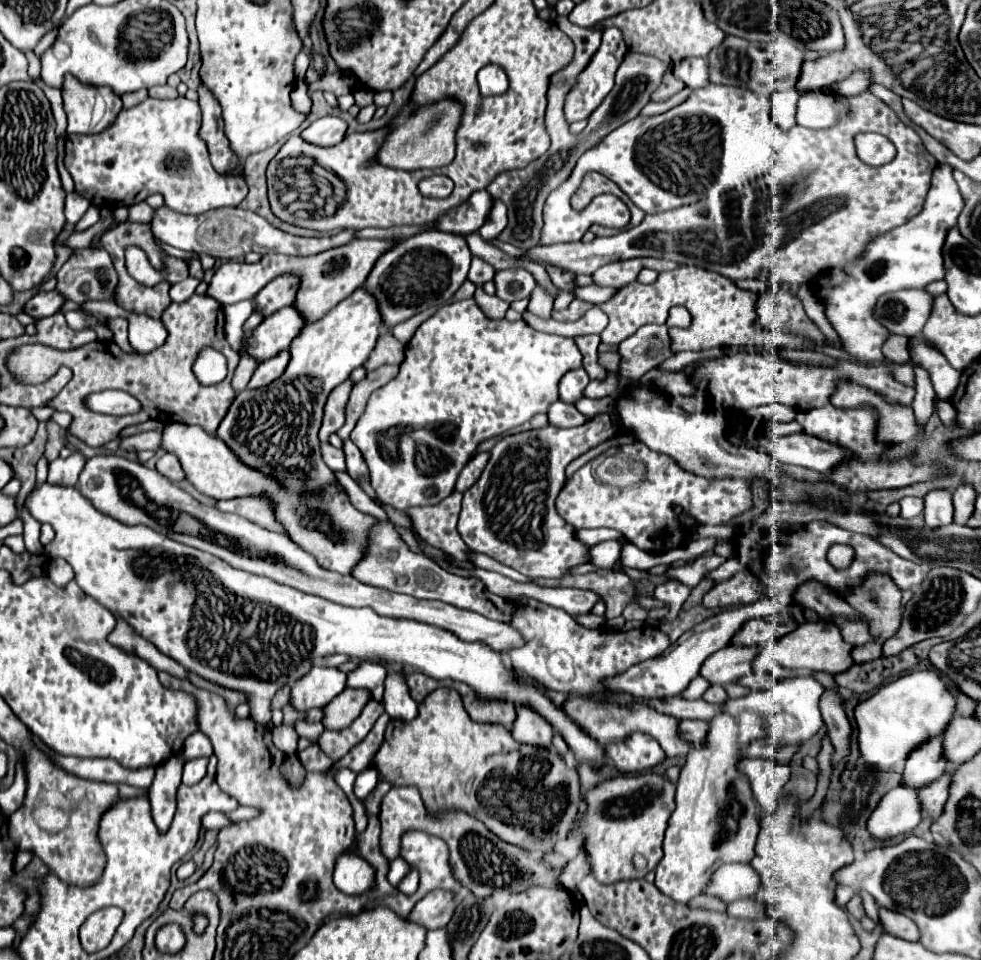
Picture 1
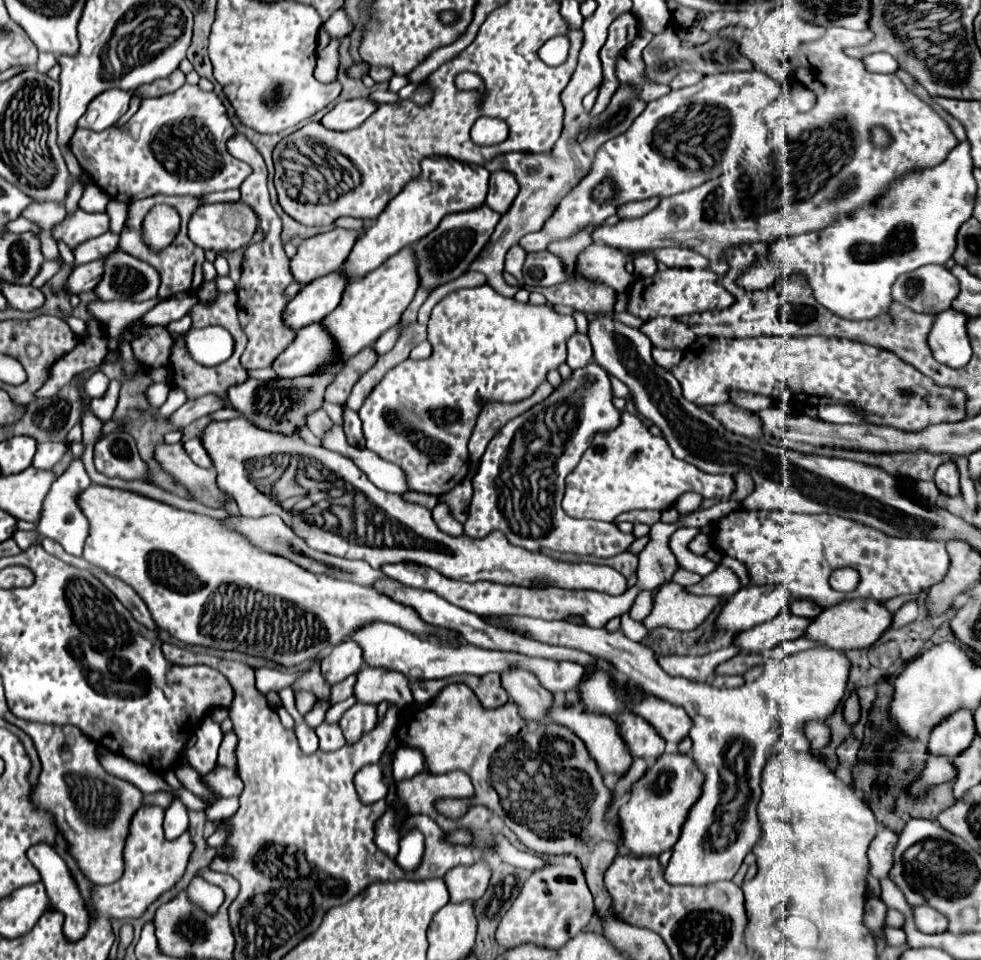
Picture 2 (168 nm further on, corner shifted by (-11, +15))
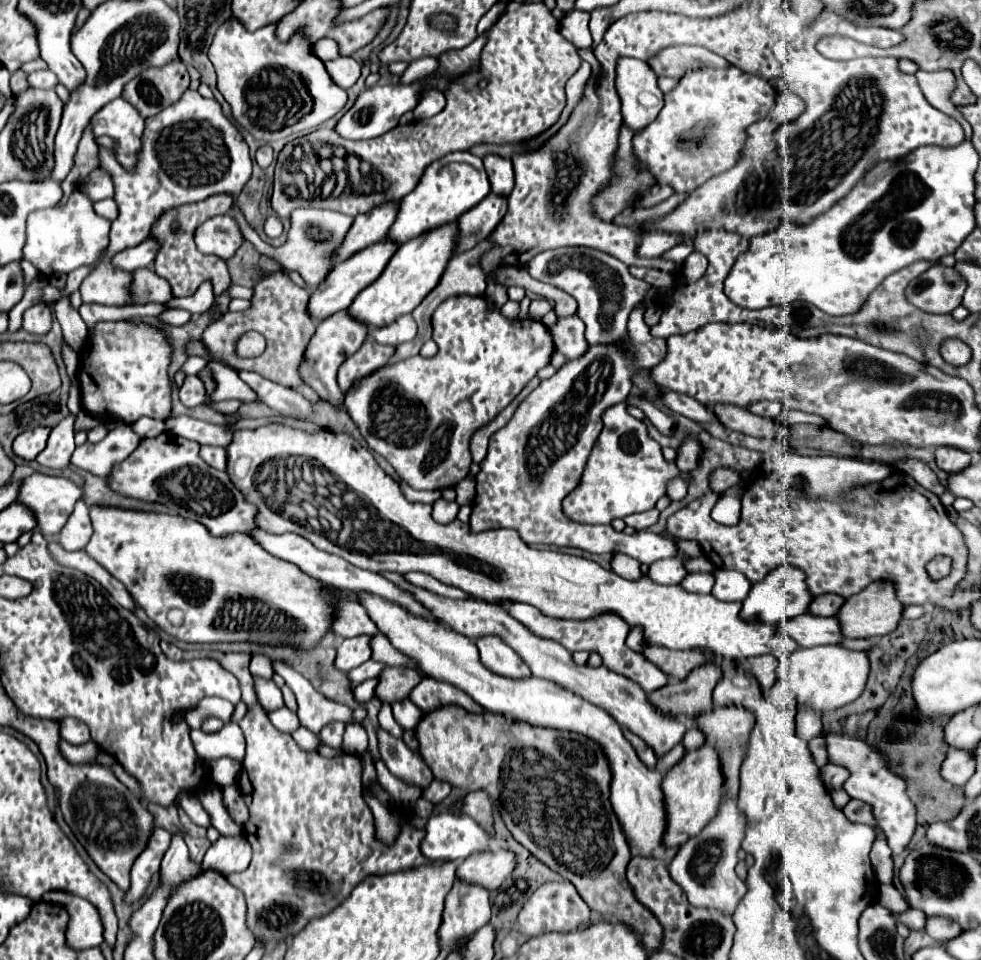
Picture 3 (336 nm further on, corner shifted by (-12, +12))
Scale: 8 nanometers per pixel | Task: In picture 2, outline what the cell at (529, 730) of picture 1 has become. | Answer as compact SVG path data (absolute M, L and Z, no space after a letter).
M511 670L501 674L503 688L509 698L519 706L525 720L547 720L547 712L555 702L555 696L547 692L539 680L527 670Z

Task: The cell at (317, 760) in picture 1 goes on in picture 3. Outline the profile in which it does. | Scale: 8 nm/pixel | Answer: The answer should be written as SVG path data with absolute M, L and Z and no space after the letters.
M328 723L320 731L320 739L330 747L340 747L342 745L342 733L344 733L344 723Z

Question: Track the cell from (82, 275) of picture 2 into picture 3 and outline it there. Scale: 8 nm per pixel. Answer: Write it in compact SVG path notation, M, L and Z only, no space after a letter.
M150 237L144 243L118 253L112 263L124 271L136 271L140 267L152 267L158 249L160 249L160 243L154 237Z

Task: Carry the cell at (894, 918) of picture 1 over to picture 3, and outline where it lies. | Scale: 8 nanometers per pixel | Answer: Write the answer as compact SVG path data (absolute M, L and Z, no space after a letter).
M928 917L928 923L926 923L926 933L938 943L946 943L948 939L954 939L956 935L960 935L962 931L964 929L956 921L946 917Z

